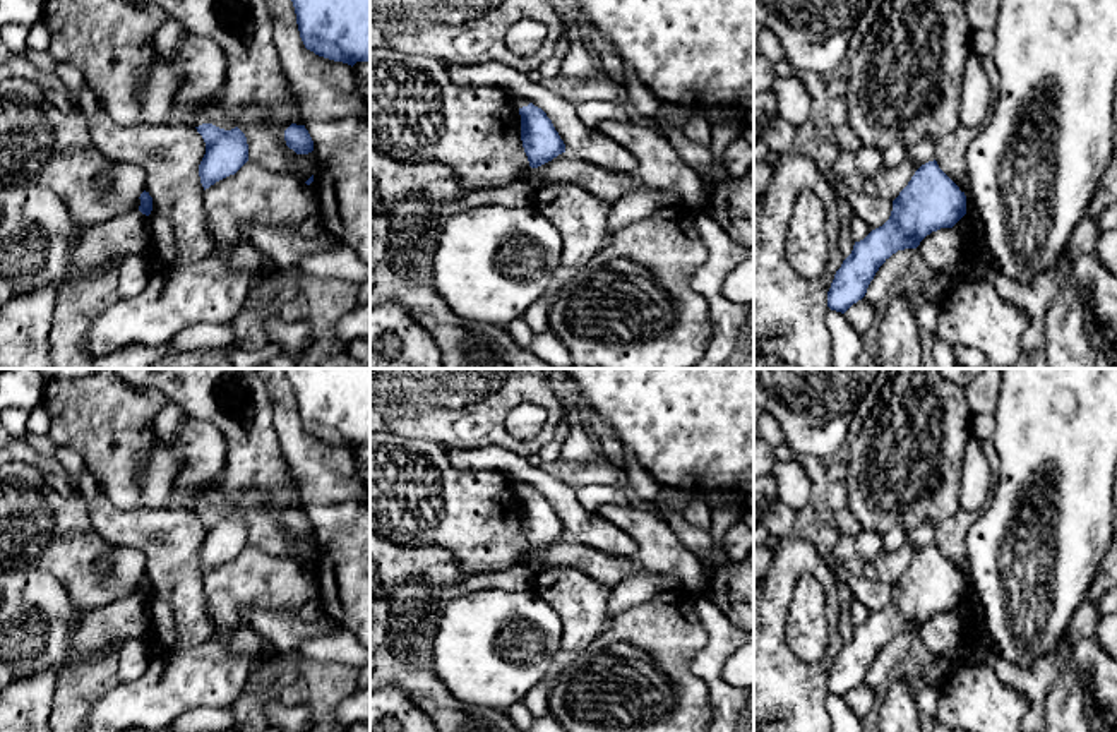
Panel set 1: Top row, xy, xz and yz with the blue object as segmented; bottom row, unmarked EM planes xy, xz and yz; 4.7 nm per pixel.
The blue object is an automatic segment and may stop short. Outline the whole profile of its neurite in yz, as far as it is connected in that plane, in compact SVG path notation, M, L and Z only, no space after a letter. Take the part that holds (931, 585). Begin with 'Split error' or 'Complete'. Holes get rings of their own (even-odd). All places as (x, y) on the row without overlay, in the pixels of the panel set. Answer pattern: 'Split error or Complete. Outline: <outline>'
Complete. Outline: M935 543L922 549L893 585L889 603L855 626L851 638L834 658L827 691L845 698L865 681L875 657L893 638L917 633L927 619L953 612L965 598L965 576Z

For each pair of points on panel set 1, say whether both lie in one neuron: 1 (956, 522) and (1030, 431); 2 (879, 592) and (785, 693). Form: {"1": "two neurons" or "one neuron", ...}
{"1": "two neurons", "2": "two neurons"}

